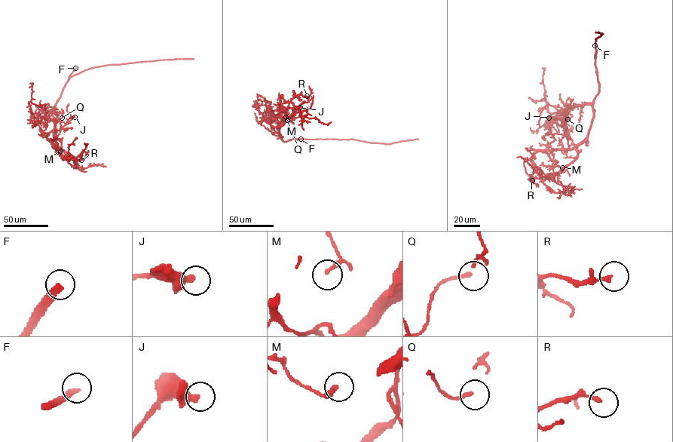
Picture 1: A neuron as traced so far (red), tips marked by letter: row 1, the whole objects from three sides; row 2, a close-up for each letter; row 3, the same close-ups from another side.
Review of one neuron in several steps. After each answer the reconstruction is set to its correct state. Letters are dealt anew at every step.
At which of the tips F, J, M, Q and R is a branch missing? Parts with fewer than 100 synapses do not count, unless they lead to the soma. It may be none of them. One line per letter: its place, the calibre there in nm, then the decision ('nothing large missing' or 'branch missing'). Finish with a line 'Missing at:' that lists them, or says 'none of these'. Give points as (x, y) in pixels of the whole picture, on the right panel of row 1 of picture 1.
F: (594, 45) | 280 nm | branch missing
J: (549, 118) | 440 nm | nothing large missing
M: (562, 167) | 150 nm | nothing large missing
Q: (567, 119) | 120 nm | nothing large missing
R: (532, 180) | 180 nm | nothing large missing
Missing at: F

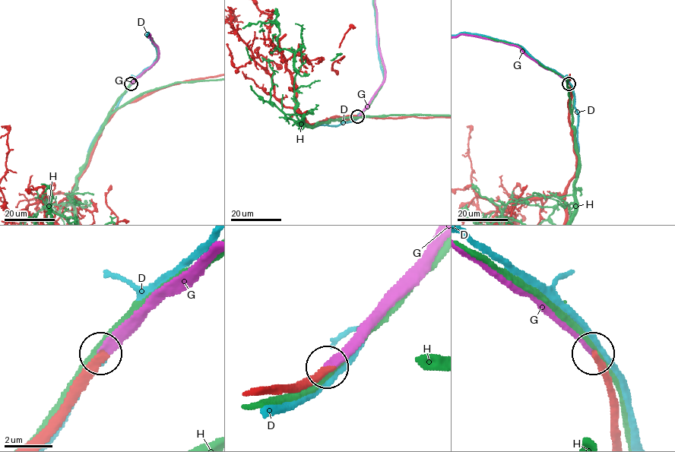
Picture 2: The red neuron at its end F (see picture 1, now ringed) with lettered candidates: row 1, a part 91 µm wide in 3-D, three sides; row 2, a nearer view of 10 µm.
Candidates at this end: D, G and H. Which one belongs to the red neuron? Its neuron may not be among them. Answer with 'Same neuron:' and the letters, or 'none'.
Same neuron: G

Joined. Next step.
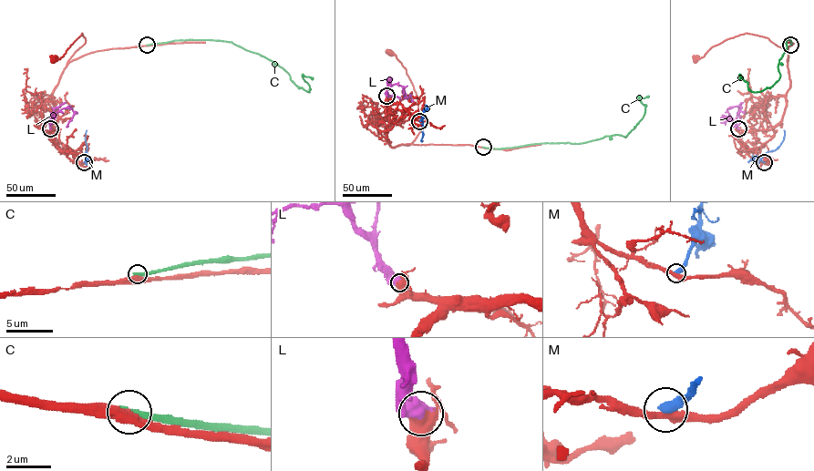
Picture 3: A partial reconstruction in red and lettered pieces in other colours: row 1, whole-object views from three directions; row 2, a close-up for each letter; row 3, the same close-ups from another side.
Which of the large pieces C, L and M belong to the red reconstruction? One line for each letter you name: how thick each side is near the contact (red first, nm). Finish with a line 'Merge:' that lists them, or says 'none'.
L: calibres 650 and 750 nm
Merge: L

